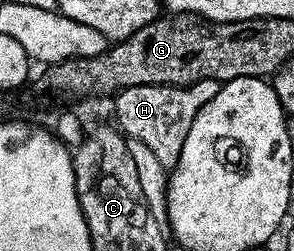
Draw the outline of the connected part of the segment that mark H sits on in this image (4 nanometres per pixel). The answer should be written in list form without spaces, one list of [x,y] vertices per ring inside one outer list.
[[[204,79],[197,81],[195,85],[179,87],[177,85],[137,85],[136,87],[128,87],[122,90],[113,98],[114,113],[118,116],[116,125],[119,130],[130,141],[142,141],[148,147],[152,147],[152,155],[156,155],[156,159],[160,159],[160,163],[168,171],[173,170],[180,159],[180,151],[184,147],[184,139],[188,135],[188,131],[194,122],[194,116],[202,109],[204,103],[208,103],[218,94],[220,82],[216,79]]]

